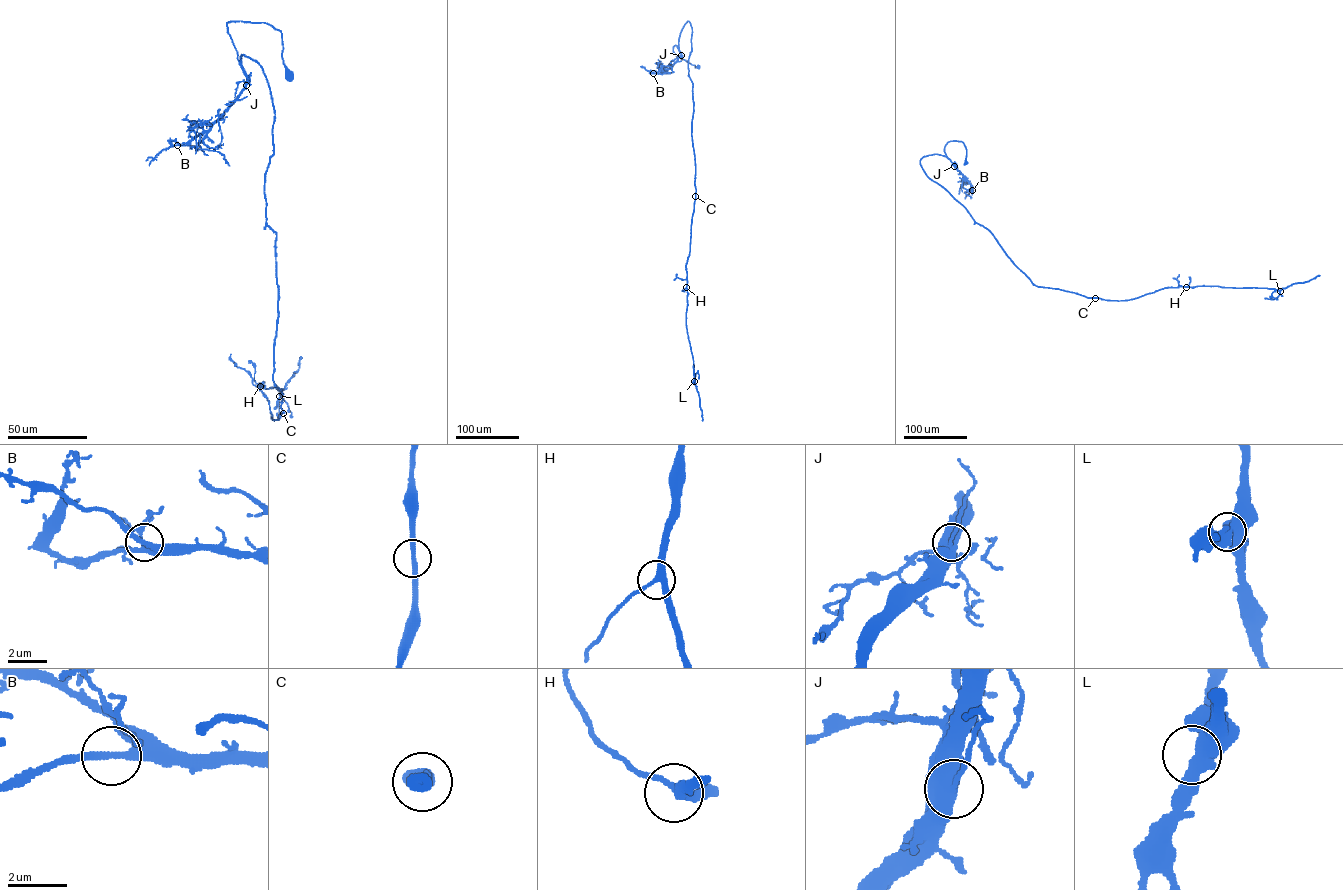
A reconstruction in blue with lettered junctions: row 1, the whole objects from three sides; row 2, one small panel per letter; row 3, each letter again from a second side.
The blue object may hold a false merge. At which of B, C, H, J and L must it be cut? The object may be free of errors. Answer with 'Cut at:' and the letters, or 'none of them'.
Cut at: none of them

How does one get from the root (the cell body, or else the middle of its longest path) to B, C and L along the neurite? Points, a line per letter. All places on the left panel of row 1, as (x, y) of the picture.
B: (289, 76), (279, 30), (264, 22), (227, 22), (246, 86), (207, 131), (186, 145), (177, 145)
C: (289, 76), (279, 30), (226, 23), (237, 59), (261, 67), (275, 112), (264, 193), (283, 413)
L: (289, 76), (279, 30), (226, 23), (275, 112), (273, 420), (259, 383), (279, 396)

